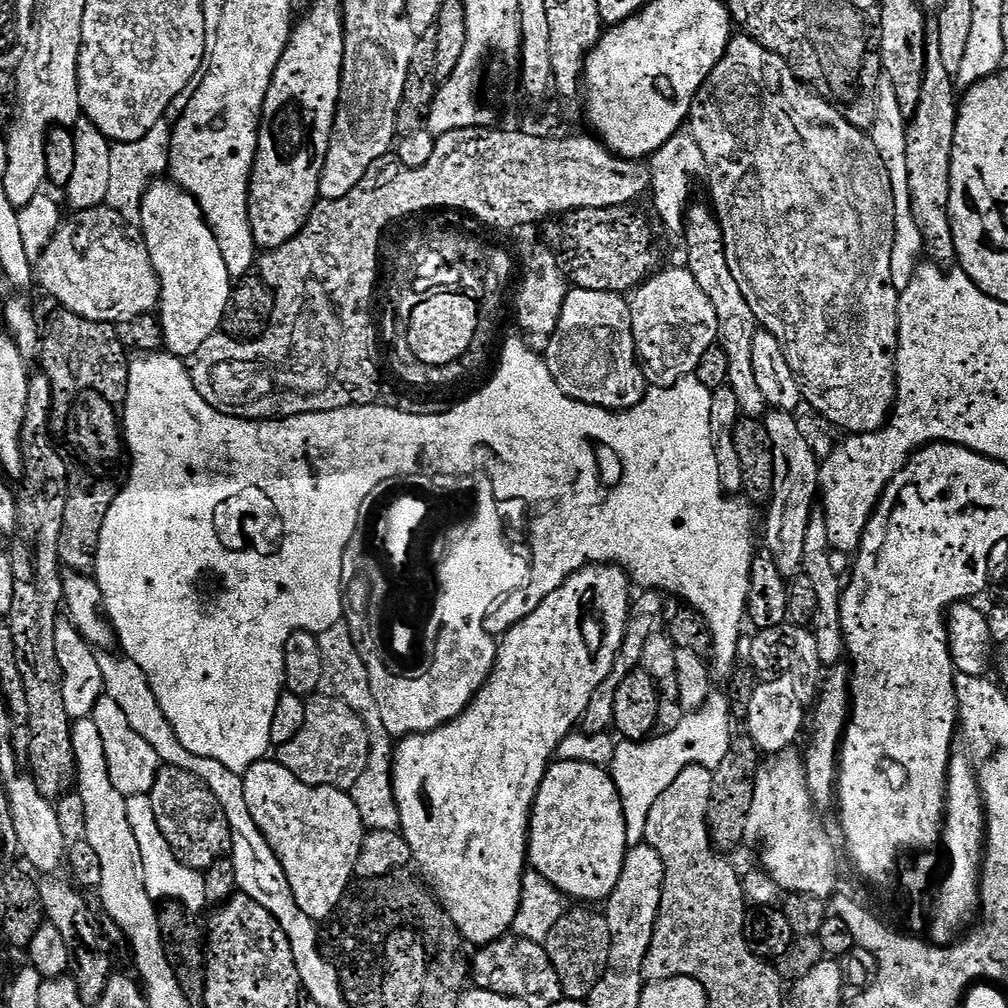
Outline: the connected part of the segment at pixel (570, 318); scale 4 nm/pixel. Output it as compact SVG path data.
M575 287L562 306L555 330L554 375L565 394L583 404L627 410L644 401L646 381L636 354L632 333L632 305L619 292L599 292Z

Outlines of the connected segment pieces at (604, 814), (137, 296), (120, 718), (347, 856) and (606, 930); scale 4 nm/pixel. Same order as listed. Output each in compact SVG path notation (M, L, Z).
M557 759L549 764L536 800L532 803L532 819L528 830L528 864L535 872L549 880L565 897L572 899L573 896L576 899L573 901L604 902L622 878L629 847L626 818L611 775L601 765L587 764L581 760Z
M101 206L99 208L87 208L81 212L73 211L71 213L72 217L65 219L61 223L60 228L56 232L56 236L53 237L49 245L46 246L45 252L41 255L38 263L38 284L45 288L54 299L60 303L59 307L65 312L73 312L78 314L82 318L87 320L93 320L94 322L102 322L103 324L121 324L126 322L130 318L138 318L139 316L150 316L153 315L159 309L160 302L162 299L162 289L160 287L160 279L156 276L156 271L154 270L154 262L150 258L148 253L148 247L144 245L143 239L139 235L136 236L132 232L128 232L130 228L129 221L124 219L123 214L114 211L114 209Z
M111 694L101 696L94 706L90 719L102 733L102 746L106 750L106 762L114 786L125 798L149 795L156 781L156 774L162 767L162 761L156 753L155 746L147 740L147 735L130 726L130 718L126 718L122 706L118 706L118 702Z
M276 758L259 760L243 773L242 779L246 806L250 806L254 822L260 827L268 844L276 851L276 857L282 862L286 878L290 882L290 890L294 890L298 906L310 919L317 922L327 921L340 905L340 900L348 892L356 876L358 854L362 850L362 842L366 835L363 818L358 814L358 806L347 791L304 785L298 776L291 773Z
M572 906L554 922L554 930L544 939L550 962L562 982L564 999L587 1001L589 994L598 986L610 958L610 926L603 911L591 912L588 906Z

